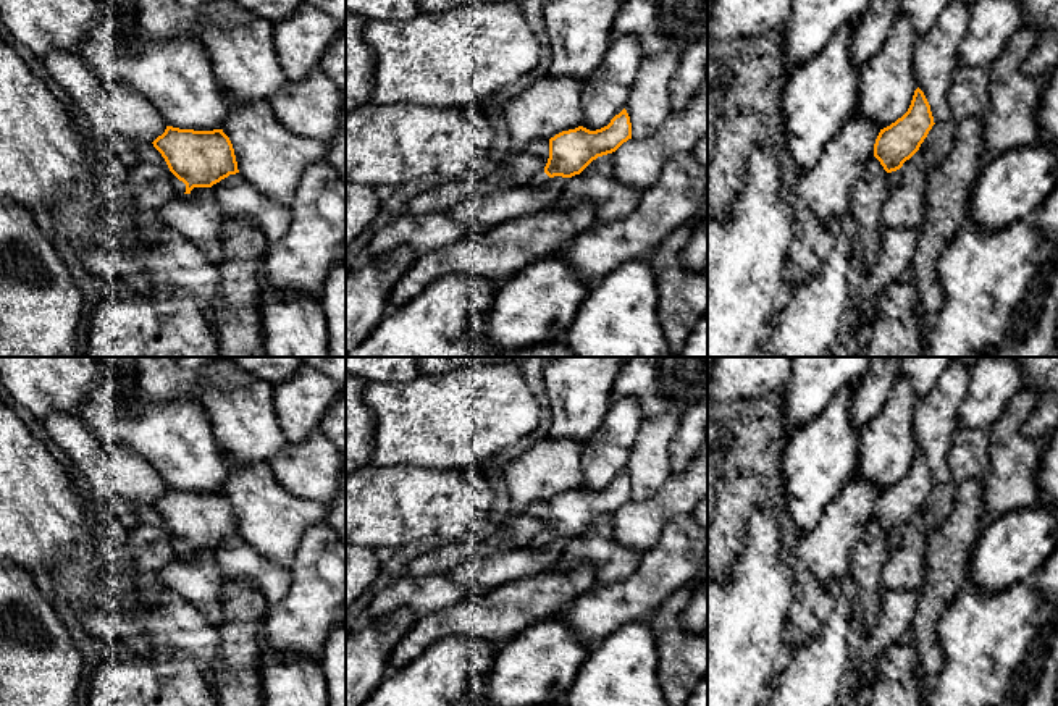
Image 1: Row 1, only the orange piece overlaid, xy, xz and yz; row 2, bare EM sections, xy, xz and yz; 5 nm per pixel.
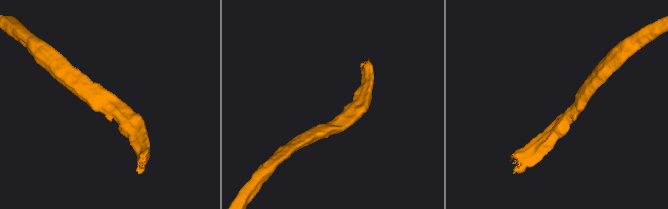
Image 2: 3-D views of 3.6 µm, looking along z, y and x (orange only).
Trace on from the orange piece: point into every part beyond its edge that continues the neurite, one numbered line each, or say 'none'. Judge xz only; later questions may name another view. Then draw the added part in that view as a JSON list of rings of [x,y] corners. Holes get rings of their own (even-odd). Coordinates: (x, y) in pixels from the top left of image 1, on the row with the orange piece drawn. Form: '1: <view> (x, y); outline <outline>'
none

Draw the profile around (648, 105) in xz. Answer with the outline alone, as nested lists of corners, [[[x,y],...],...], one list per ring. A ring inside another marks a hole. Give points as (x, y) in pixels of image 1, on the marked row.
[[[678,53],[644,57],[625,105],[632,123],[632,139],[649,137],[674,113],[670,82],[678,65]]]

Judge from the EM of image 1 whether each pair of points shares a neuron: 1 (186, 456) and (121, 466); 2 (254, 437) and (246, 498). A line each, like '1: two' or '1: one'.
1: two
2: two

